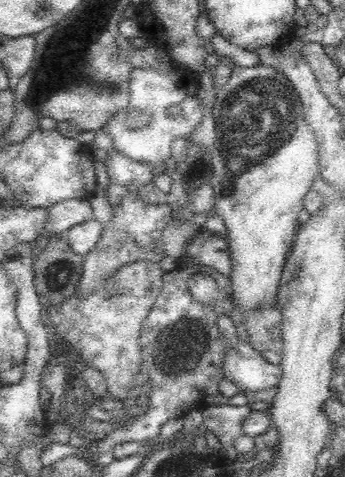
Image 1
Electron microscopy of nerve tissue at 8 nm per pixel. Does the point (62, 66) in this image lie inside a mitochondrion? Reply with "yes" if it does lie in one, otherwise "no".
yes

